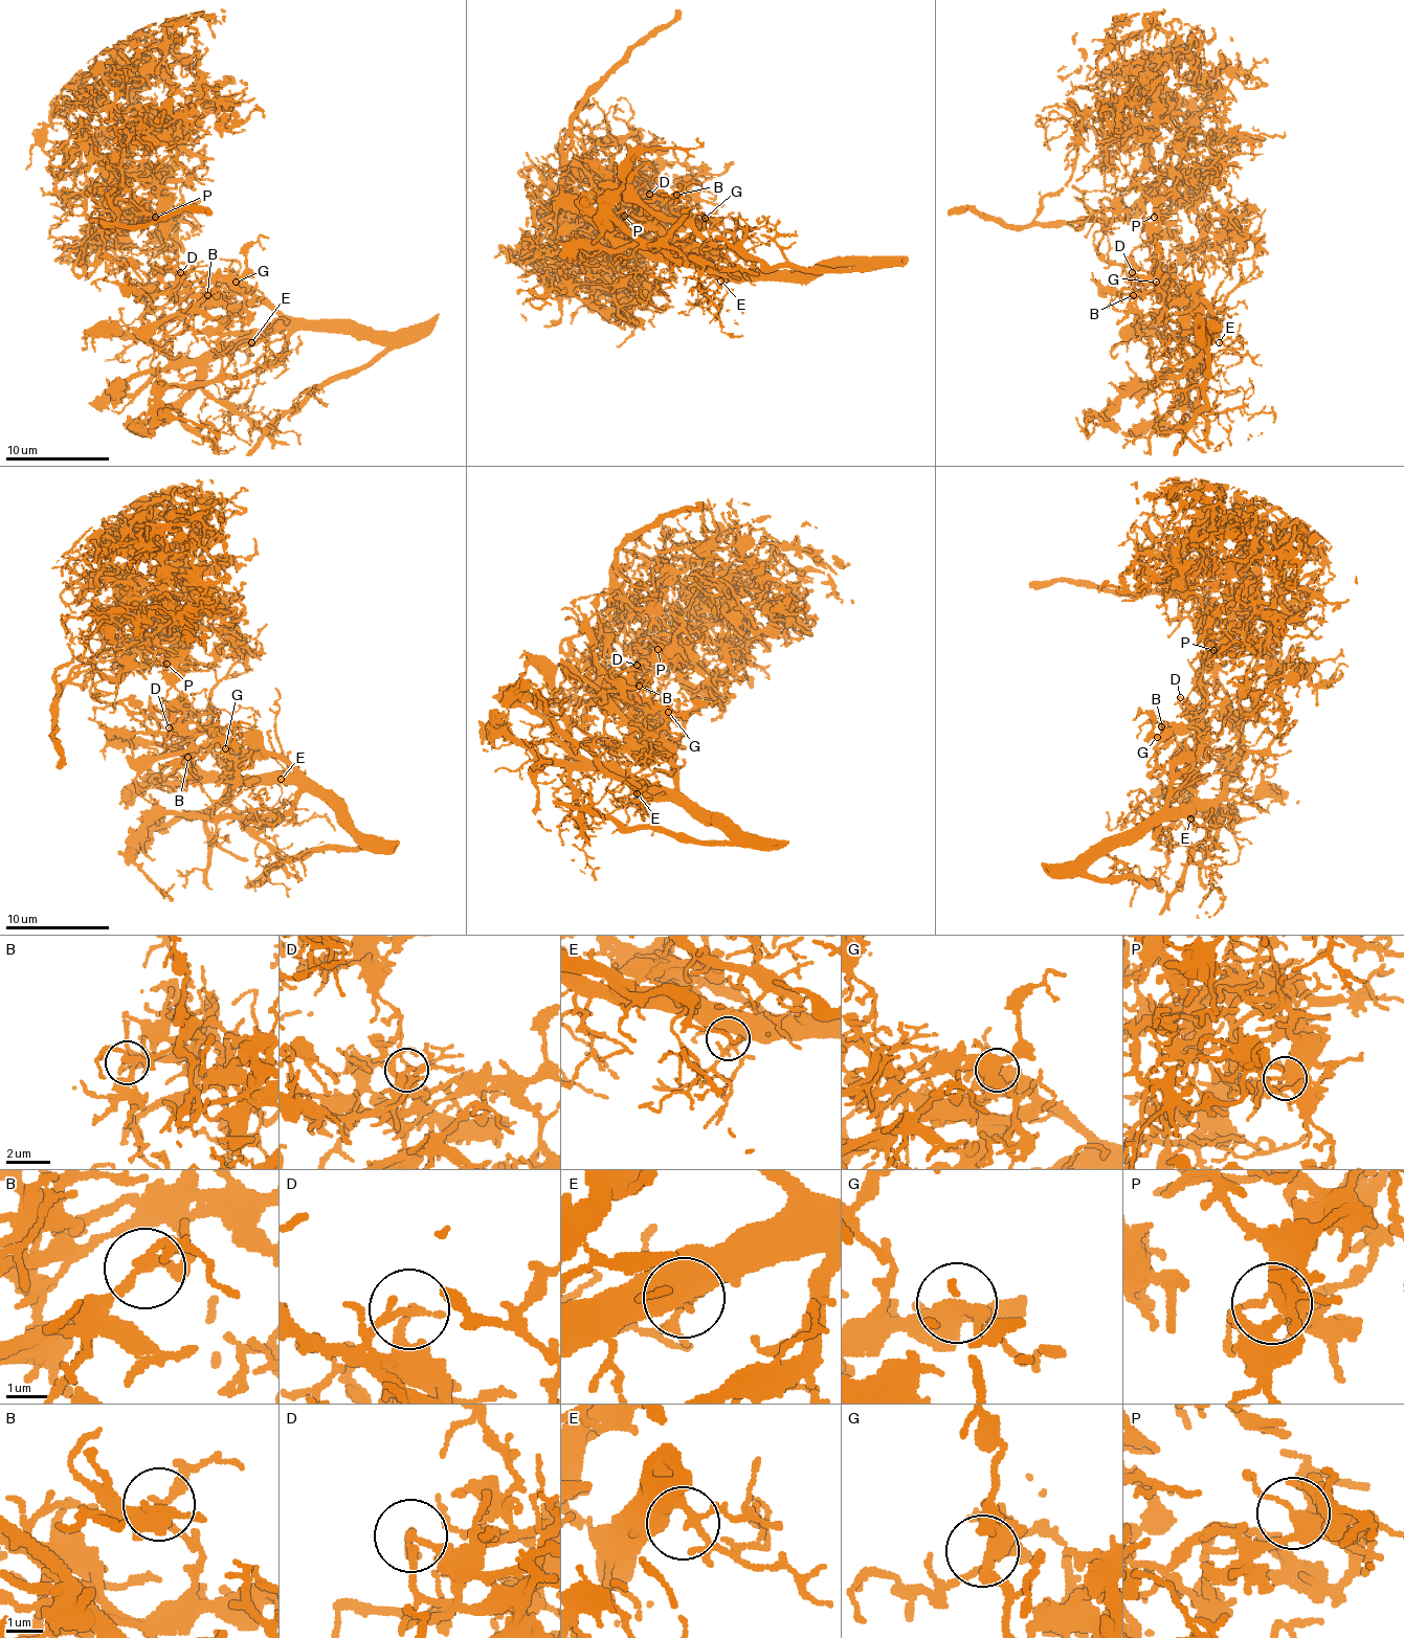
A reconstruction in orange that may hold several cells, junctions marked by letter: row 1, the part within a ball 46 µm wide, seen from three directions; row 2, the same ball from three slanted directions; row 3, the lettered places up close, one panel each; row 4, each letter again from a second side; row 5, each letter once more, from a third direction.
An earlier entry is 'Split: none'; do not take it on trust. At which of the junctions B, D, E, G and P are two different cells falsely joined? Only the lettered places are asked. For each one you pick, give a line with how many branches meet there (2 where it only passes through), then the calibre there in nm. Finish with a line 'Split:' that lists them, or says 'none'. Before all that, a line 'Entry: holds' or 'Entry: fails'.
Entry: fails
D: 2 branches meet; 190 nm thick
Split: D

